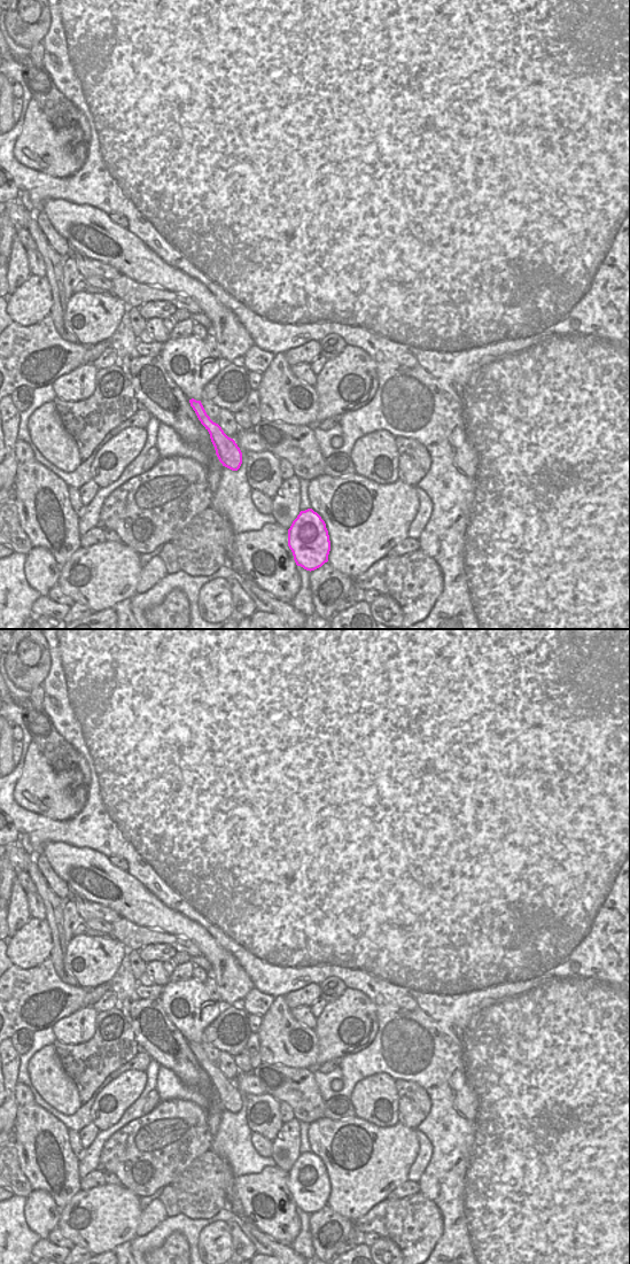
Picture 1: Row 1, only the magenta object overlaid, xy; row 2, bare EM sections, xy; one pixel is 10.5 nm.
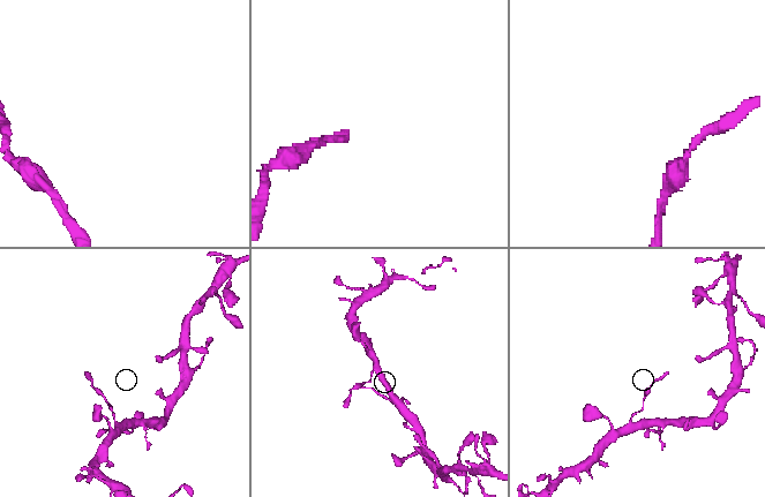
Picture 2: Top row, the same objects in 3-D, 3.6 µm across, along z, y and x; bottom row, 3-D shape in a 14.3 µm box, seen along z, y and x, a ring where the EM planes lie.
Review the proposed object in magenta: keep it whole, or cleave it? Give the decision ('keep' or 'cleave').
cleave

